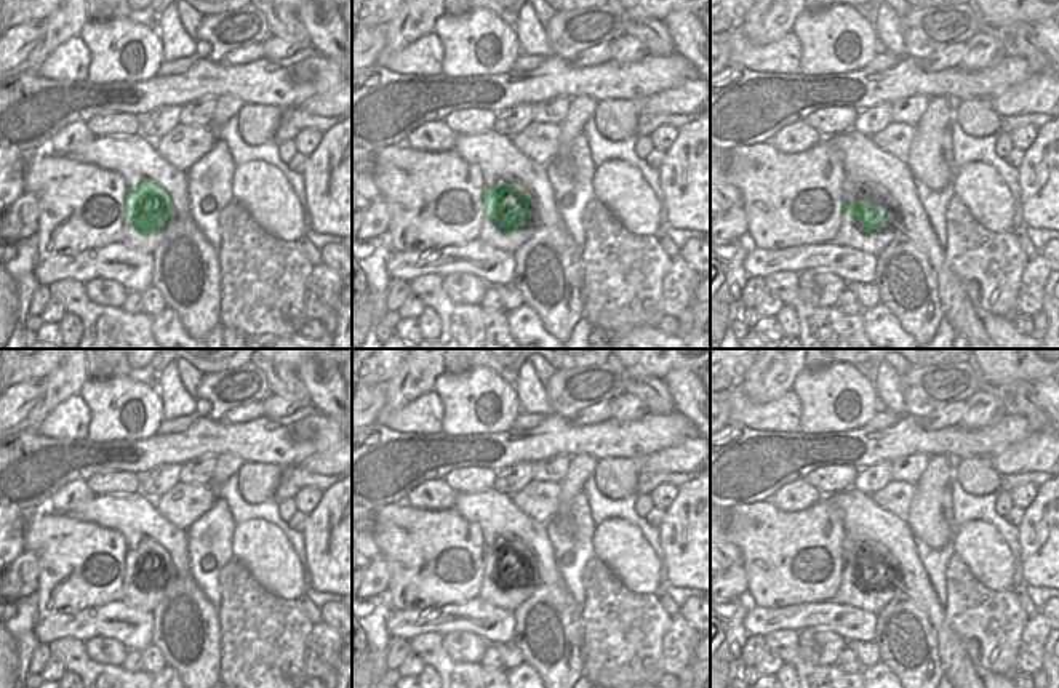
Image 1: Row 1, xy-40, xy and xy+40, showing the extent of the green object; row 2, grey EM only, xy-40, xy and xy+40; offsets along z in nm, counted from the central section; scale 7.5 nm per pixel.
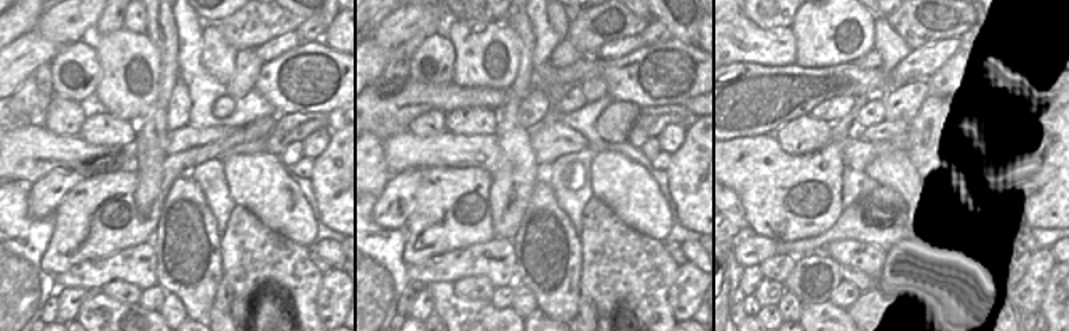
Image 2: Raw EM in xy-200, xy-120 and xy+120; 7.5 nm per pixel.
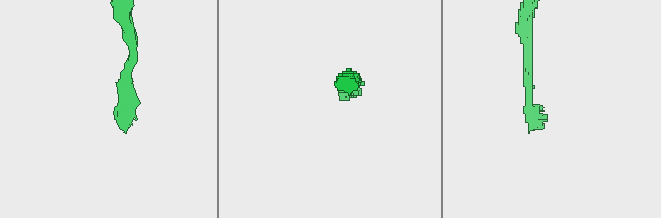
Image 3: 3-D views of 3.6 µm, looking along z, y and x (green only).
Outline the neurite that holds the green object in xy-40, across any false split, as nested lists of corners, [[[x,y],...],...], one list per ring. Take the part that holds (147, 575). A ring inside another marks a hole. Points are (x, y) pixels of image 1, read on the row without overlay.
[[[154,539],[131,546],[125,554],[123,602],[154,611],[165,594],[165,576],[176,574],[170,554]]]

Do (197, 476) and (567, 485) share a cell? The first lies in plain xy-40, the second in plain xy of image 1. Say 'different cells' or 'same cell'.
different cells

